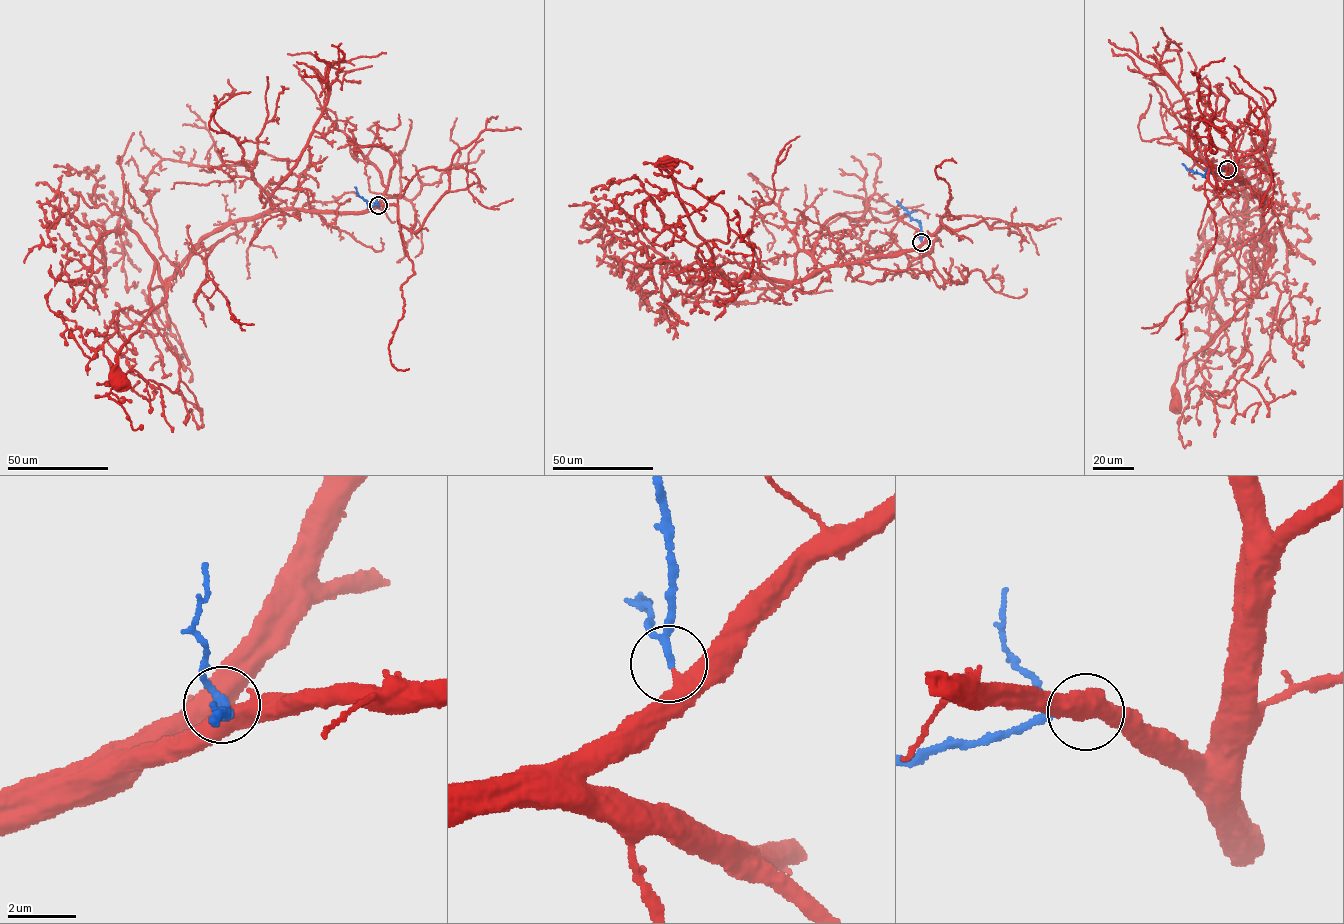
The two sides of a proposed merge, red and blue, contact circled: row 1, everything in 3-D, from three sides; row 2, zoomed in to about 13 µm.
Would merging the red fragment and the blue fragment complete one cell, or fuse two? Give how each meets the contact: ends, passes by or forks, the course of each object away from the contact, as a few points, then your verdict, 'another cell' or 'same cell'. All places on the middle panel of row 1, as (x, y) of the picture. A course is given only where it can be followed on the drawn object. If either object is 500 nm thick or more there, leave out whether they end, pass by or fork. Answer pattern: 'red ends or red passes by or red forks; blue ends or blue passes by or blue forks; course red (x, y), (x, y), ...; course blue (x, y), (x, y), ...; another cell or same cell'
red passes by; blue passes by; course red (921, 242), (793, 281), (727, 277), (689, 220), (668, 162); course blue (921, 242), (919, 223), (896, 201); same cell

